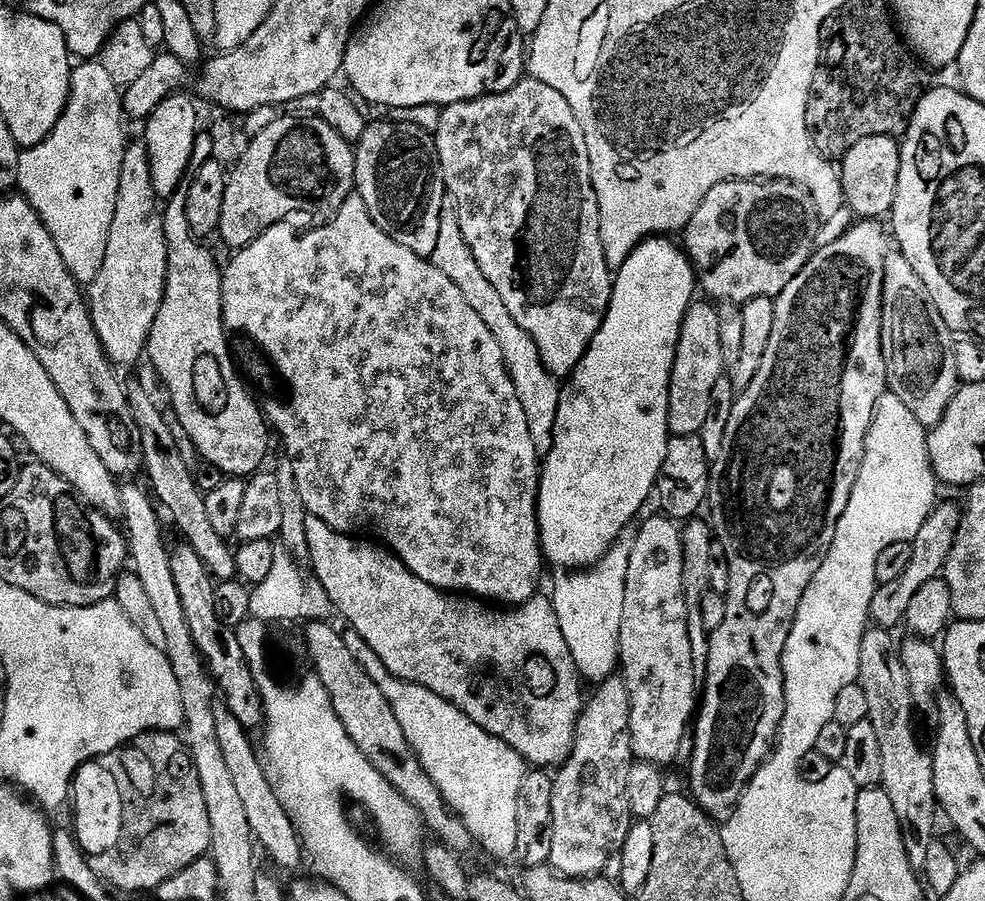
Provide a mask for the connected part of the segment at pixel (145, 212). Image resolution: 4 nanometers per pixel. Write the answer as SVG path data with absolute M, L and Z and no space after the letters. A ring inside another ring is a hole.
M143 142L129 143L122 158L118 202L114 210L114 222L110 226L110 238L106 242L106 258L102 258L102 266L90 285L90 311L94 330L102 342L104 353L113 365L123 369L122 367L128 368L131 364L138 363L140 356L142 360L148 347L154 318L158 318L158 310L164 301L167 285L168 230L166 216L162 211L162 200L154 190L147 146Z

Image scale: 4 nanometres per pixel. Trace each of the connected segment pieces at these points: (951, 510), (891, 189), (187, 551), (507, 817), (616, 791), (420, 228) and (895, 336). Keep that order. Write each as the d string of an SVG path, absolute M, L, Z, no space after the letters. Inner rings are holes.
M937 503L932 509L930 518L922 522L922 530L911 540L912 553L910 562L906 565L906 570L902 570L899 578L894 578L894 582L886 582L877 587L874 598L872 599L872 610L870 620L877 628L896 630L896 627L905 623L908 611L910 610L910 601L914 599L914 594L926 586L926 582L937 579L944 571L944 563L954 546L954 538L960 525L962 515L961 505Z
M871 136L862 139L858 145L847 152L840 162L839 173L845 205L859 219L881 219L889 215L897 194L900 172L900 144L895 137Z
M180 542L170 558L170 570L174 570L174 586L178 586L178 598L182 598L182 610L186 610L186 622L190 622L190 634L203 657L213 685L222 697L222 703L242 722L250 734L256 734L264 726L264 703L256 675L248 664L238 642L235 628L227 628L216 613L216 584L208 567L194 554L188 543Z
M357 632L346 636L354 658L374 678L378 690L386 694L398 722L404 724L404 733L411 742L420 764L438 786L448 807L463 820L473 837L488 852L499 848L514 850L518 846L518 794L526 771L526 761L506 742L491 736L465 712L444 700L438 694L417 684L399 680L366 646Z
M613 674L593 692L578 718L572 753L552 781L554 822L548 864L562 876L577 878L601 875L613 863L634 823L628 809L628 779L634 763L630 690L623 675Z
M385 118L365 127L355 150L355 191L366 202L370 218L394 242L402 242L406 250L430 258L434 246L438 246L438 226L442 222L442 202L446 195L435 135L418 125Z
M889 251L882 282L882 354L886 358L888 386L893 394L906 402L906 407L926 430L942 422L950 402L961 387L962 381L955 365L956 343L952 329L946 326L942 314L938 314L938 306L934 306L930 298L930 290L926 290L926 286L922 286L922 278L914 274L914 266L906 262L903 252Z

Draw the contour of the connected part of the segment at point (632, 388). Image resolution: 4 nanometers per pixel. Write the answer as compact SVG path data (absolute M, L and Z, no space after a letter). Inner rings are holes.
M649 238L638 245L626 258L626 262L615 273L612 286L612 297L606 318L594 334L590 346L584 357L578 362L578 366L567 377L566 383L560 390L560 401L558 402L558 418L554 422L554 438L552 449L548 455L543 457L542 471L540 473L540 493L536 503L536 517L540 527L540 546L544 553L545 561L549 565L557 564L560 570L583 570L592 567L593 564L605 556L613 544L619 540L620 535L633 523L632 519L644 508L648 499L653 499L654 489L657 487L662 462L666 462L666 446L670 439L668 430L668 391L670 390L670 378L672 367L676 357L678 338L682 330L682 322L686 318L686 310L694 302L698 292L698 281L696 270L688 259L687 252L679 243L671 244L668 238Z

